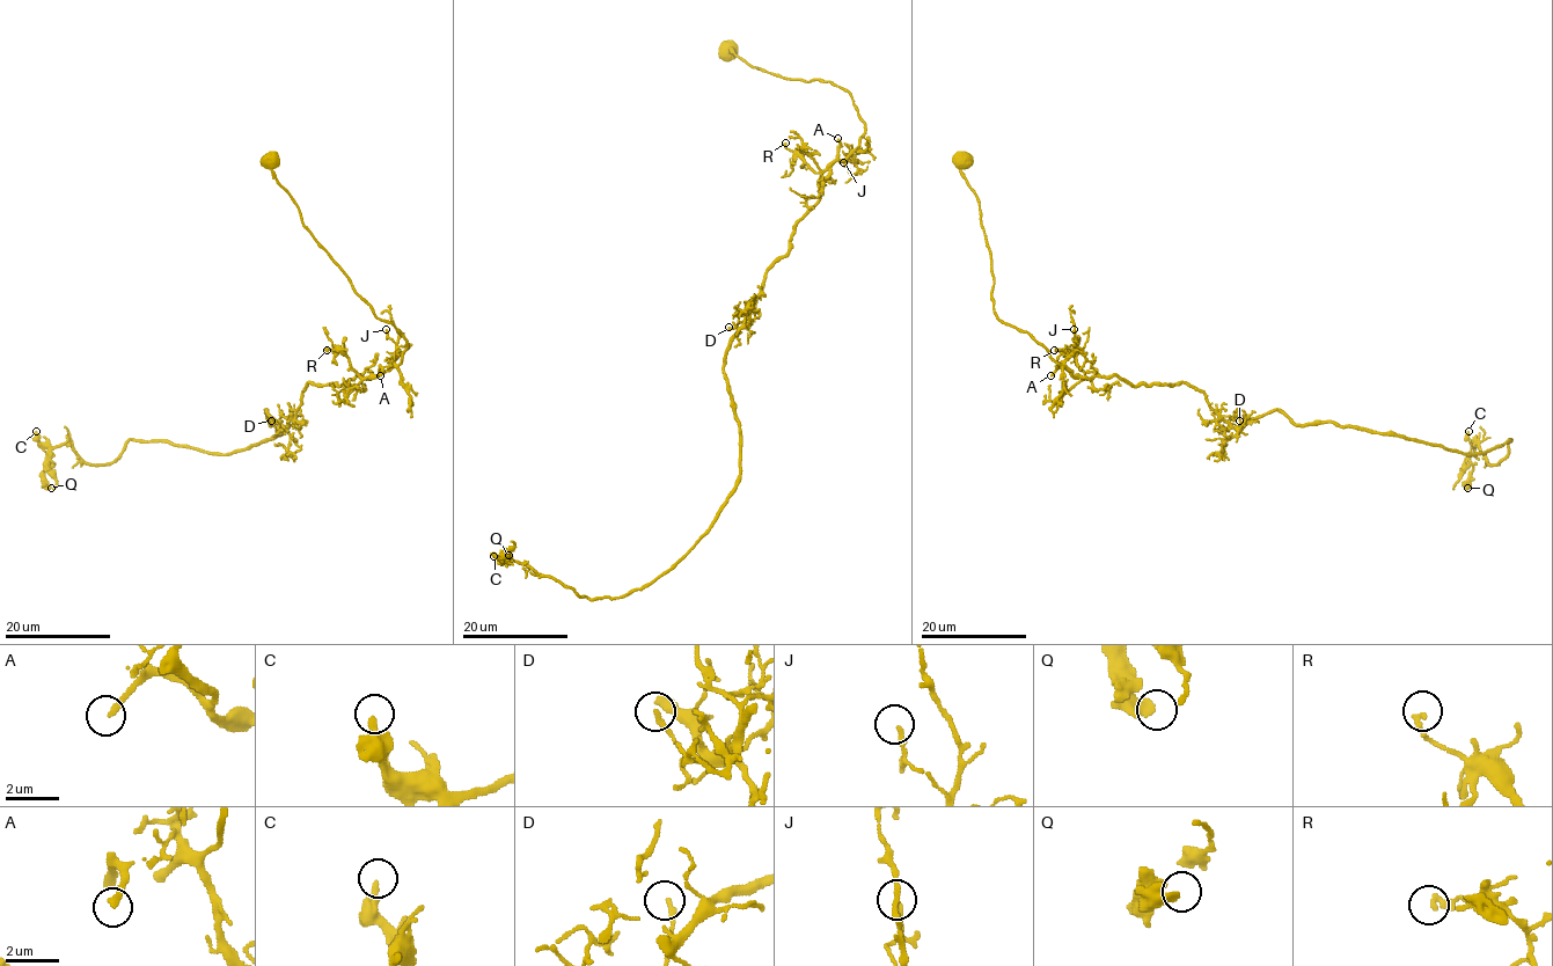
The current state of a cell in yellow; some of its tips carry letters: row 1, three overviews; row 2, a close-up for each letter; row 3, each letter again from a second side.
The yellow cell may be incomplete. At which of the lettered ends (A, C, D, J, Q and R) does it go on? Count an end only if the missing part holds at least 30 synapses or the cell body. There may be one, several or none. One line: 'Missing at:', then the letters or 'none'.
Missing at: A

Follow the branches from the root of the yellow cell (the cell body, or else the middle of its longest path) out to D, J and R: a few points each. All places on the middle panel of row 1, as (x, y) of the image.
D: (744, 321), (738, 328), (729, 327)
J: (744, 321), (768, 269), (788, 251), (795, 224), (818, 200), (818, 183), (851, 153), (854, 162), (843, 162)
R: (744, 321), (759, 297), (768, 269), (788, 251), (795, 224), (818, 200), (821, 174), (789, 151), (785, 143)

